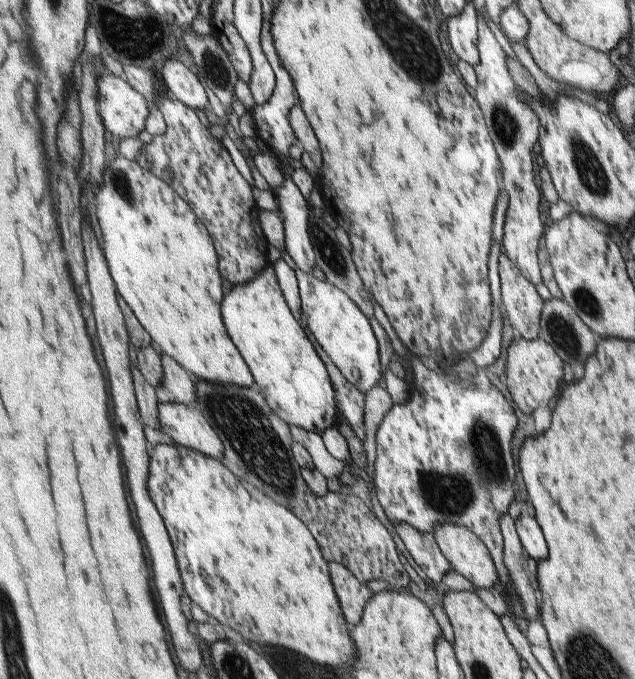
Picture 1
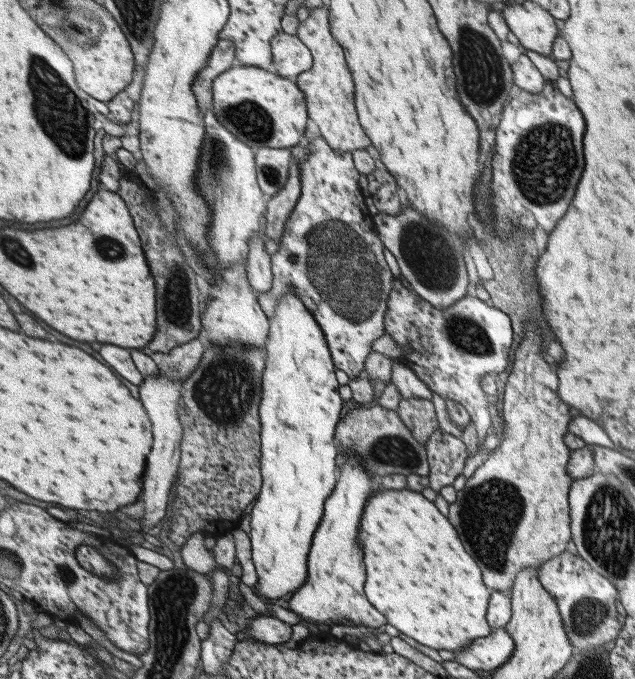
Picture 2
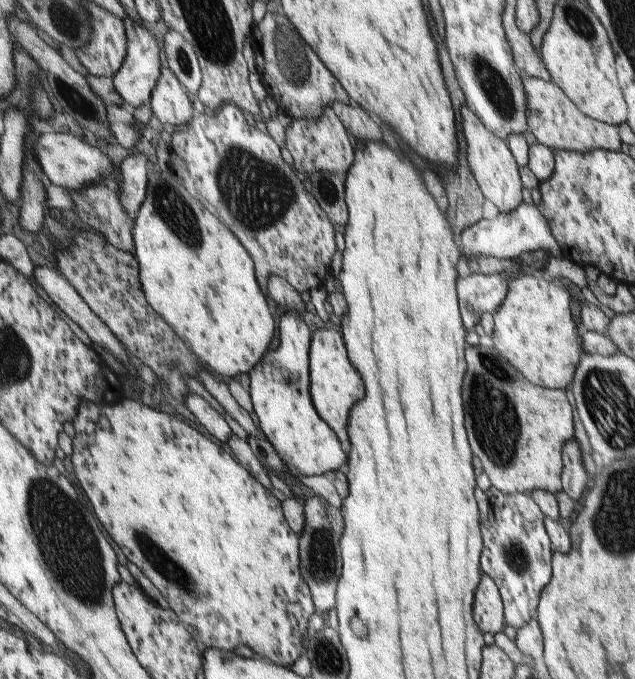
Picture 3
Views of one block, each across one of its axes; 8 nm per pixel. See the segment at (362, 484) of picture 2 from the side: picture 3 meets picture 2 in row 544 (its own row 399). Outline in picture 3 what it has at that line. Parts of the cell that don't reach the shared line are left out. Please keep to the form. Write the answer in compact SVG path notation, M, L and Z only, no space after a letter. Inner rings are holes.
M326 325L322 329L317 329L311 345L311 394L315 408L323 417L323 420L330 424L343 444L347 444L347 452L351 452L351 442L349 442L349 414L351 408L363 398L363 382L357 374L357 370L351 366L349 354L345 340L339 332L327 330Z

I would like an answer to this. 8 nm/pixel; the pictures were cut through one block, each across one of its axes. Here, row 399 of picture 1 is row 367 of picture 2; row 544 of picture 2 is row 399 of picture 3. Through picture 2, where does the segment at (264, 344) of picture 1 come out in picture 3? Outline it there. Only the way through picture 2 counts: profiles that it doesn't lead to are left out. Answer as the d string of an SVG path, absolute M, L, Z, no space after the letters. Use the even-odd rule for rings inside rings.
M295 309L287 310L280 318L280 344L276 350L267 352L262 362L250 372L249 394L260 428L287 466L297 474L326 476L329 471L336 473L347 462L347 454L341 448L338 434L326 420L323 420L315 408L311 390L309 390L309 352L311 352L312 340L309 324L303 320L302 313Z

